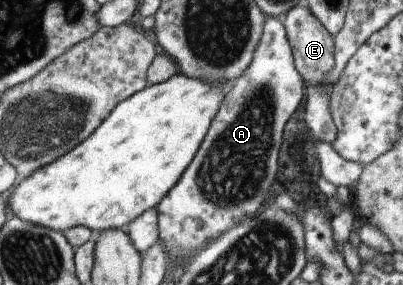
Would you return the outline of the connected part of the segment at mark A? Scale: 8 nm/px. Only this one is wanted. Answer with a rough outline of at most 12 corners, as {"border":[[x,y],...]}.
{"border":[[265,17],[201,152],[158,206],[170,264],[260,214],[304,100]]}

